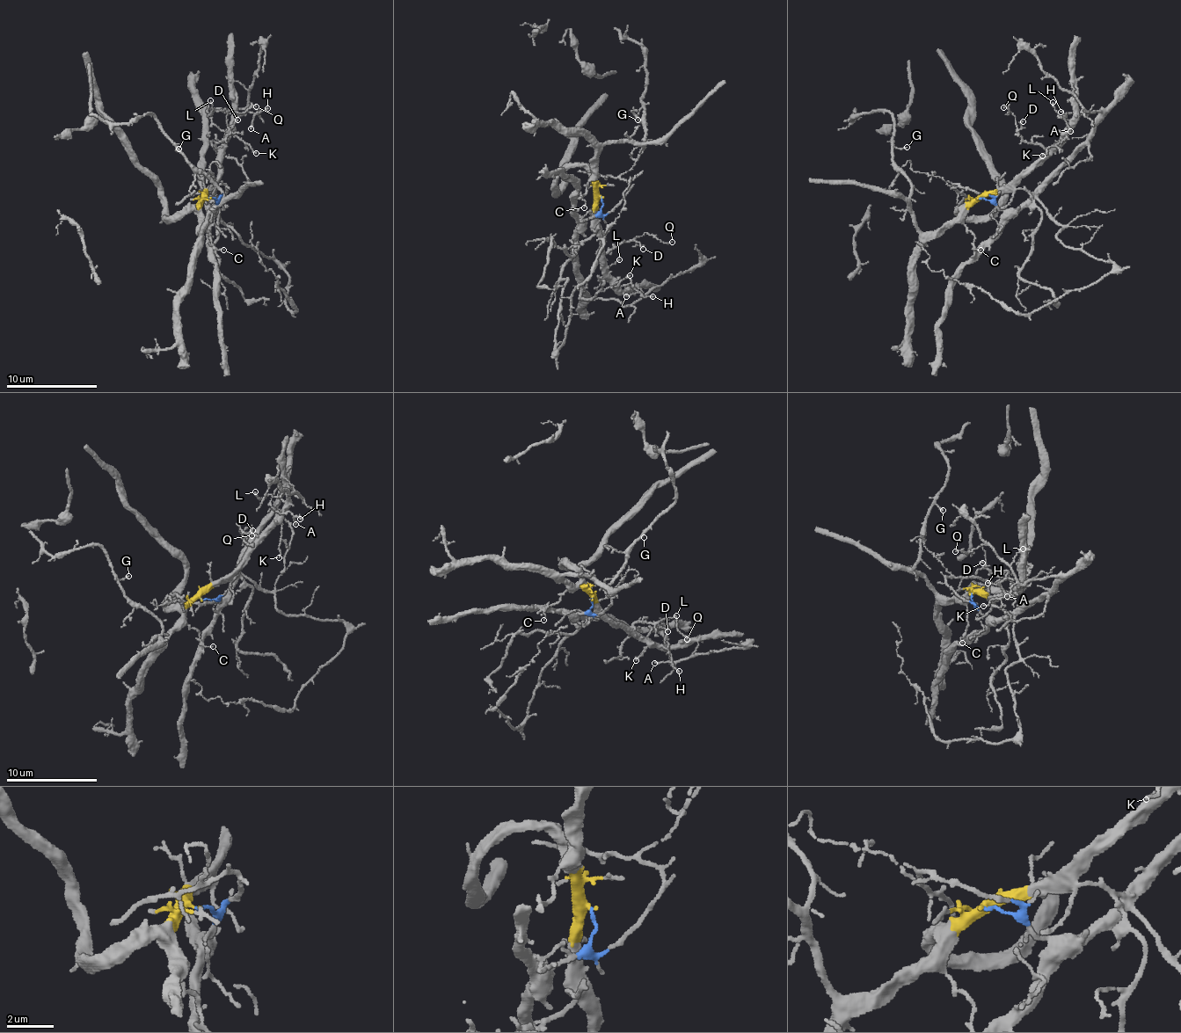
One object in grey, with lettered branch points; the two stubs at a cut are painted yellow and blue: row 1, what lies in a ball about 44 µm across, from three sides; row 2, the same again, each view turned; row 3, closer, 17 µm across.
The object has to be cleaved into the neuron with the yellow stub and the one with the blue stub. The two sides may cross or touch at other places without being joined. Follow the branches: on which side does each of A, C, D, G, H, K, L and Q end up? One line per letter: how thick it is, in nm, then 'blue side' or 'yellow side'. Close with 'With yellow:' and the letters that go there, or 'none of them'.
A: calibre 150 nm; yellow side
C: calibre 90 nm; yellow side
D: calibre 90 nm; yellow side
G: calibre 110 nm; yellow side
H: calibre 130 nm; yellow side
K: calibre 100 nm; yellow side
L: calibre 110 nm; yellow side
Q: calibre 120 nm; yellow side
With yellow: A, C, D, G, H, K, L, Q

